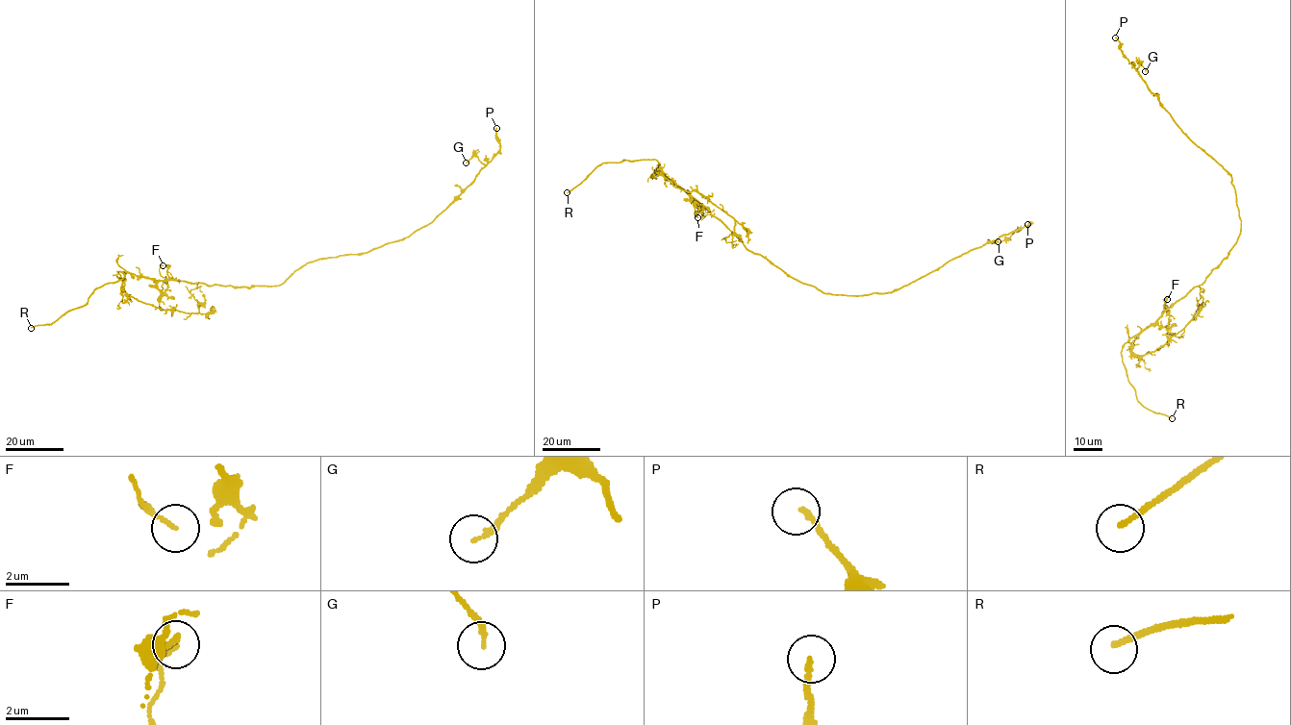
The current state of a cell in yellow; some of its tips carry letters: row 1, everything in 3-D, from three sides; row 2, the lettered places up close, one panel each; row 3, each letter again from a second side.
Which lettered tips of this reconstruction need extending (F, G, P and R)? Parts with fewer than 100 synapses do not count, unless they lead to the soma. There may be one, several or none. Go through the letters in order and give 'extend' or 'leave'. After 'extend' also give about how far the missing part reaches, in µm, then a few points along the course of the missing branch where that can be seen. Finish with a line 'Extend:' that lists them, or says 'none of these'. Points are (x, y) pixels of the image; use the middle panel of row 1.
F: leave
G: leave
P: leave
R: extend | 4 µm
Extend: R

